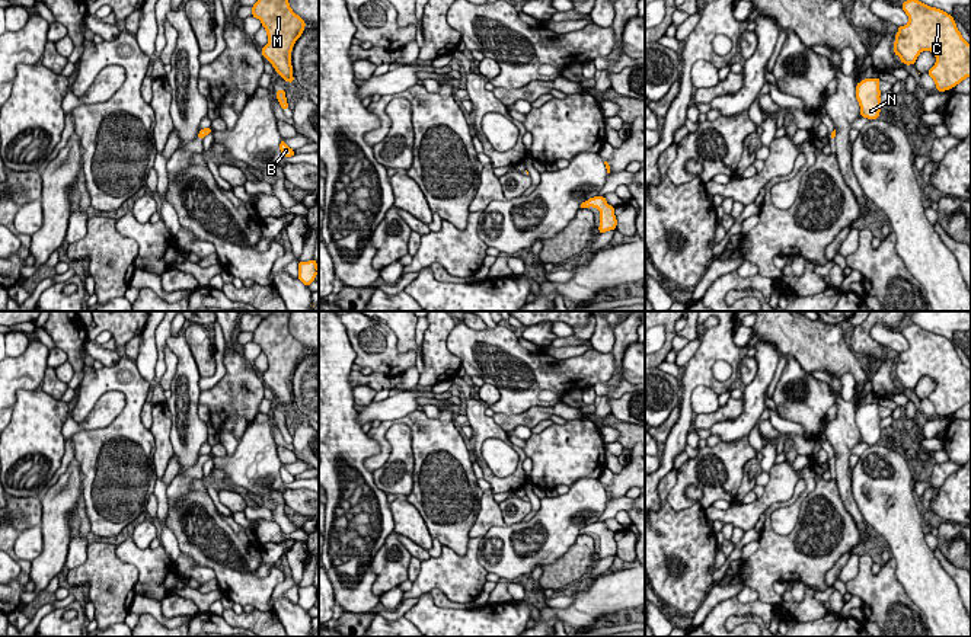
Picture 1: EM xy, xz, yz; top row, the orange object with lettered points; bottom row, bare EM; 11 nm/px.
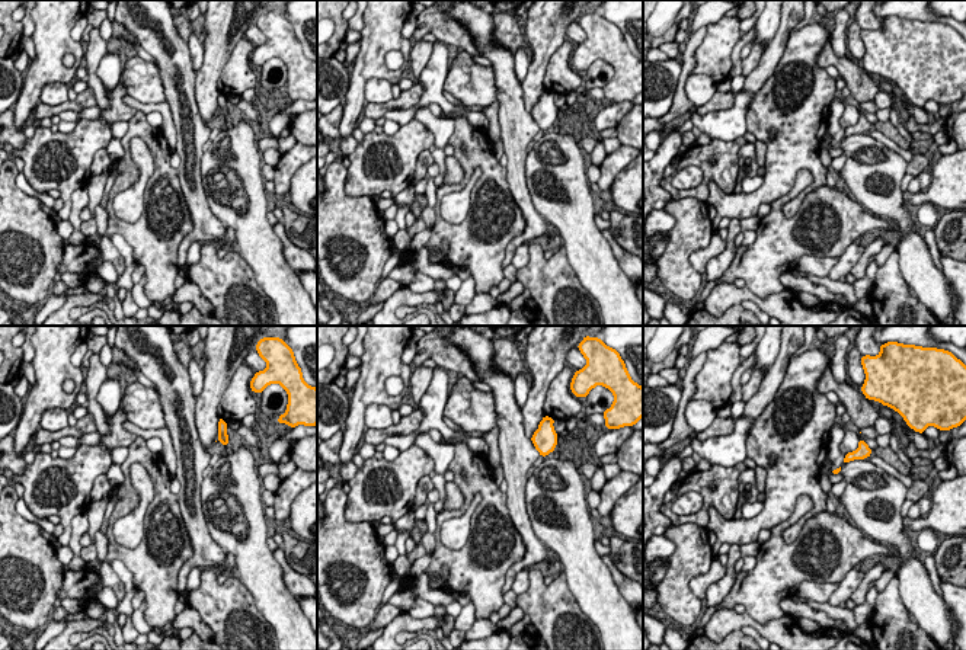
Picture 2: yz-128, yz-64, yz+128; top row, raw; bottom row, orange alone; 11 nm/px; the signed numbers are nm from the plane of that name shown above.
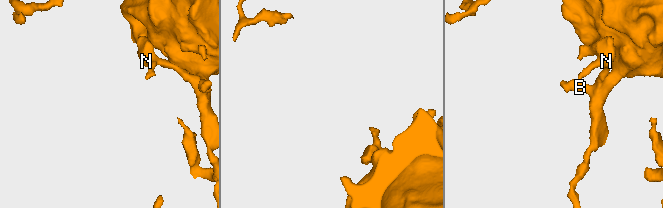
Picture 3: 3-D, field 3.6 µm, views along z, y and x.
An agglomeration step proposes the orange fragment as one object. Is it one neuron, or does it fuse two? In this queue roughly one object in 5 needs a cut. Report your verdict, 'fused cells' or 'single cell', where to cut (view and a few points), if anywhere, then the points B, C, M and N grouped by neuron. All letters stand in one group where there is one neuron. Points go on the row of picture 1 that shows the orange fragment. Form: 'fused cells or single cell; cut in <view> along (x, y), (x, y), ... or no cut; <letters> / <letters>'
single cell; no cut; B C M N

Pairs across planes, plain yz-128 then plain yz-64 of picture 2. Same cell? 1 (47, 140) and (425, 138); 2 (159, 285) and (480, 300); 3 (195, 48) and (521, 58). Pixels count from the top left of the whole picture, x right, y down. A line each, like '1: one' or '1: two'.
1: one
2: two
3: one

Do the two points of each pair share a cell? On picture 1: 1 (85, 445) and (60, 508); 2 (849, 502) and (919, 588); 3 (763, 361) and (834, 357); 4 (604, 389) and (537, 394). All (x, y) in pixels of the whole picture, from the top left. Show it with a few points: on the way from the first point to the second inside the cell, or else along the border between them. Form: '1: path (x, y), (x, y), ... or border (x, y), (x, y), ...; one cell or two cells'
1: border (74, 460), (82, 474), (82, 496); two cells
2: border (850, 486), (852, 496), (864, 519); two cells
3: border (753, 345), (759, 341), (770, 342), (781, 355); two cells
4: border (606, 381), (597, 381), (593, 386); two cells

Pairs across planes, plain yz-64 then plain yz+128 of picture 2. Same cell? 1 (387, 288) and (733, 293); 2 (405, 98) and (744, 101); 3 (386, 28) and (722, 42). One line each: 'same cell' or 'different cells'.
1: different cells
2: different cells
3: same cell

